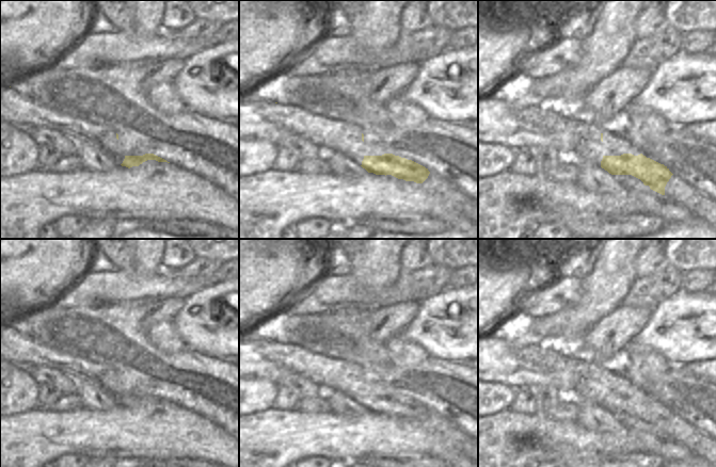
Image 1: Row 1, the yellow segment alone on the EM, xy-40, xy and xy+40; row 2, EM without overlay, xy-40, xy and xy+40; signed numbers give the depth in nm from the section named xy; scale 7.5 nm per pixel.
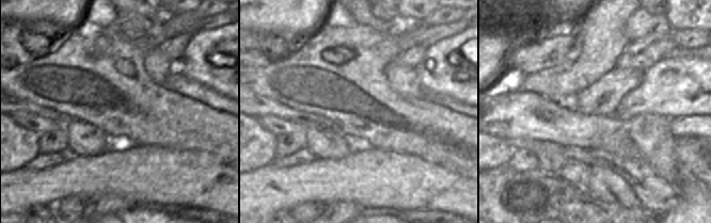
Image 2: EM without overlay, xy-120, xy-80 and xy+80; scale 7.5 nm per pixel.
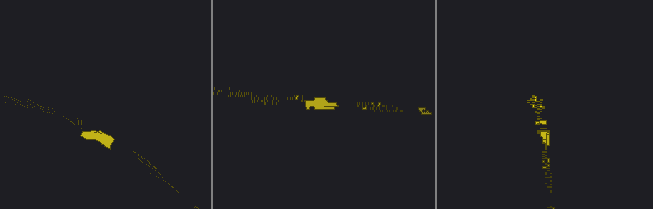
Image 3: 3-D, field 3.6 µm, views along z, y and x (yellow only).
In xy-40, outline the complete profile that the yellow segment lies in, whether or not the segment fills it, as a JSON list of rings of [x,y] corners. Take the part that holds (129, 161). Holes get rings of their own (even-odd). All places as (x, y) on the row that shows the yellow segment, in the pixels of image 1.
[[[10,85],[0,87],[0,118],[12,124],[30,124],[37,128],[49,128],[64,134],[79,132],[82,141],[92,141],[100,145],[117,164],[128,168],[139,166],[147,160],[168,162],[154,154],[126,156],[113,127],[100,126],[37,104],[12,90]]]

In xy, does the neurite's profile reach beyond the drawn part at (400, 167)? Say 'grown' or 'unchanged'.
grown

